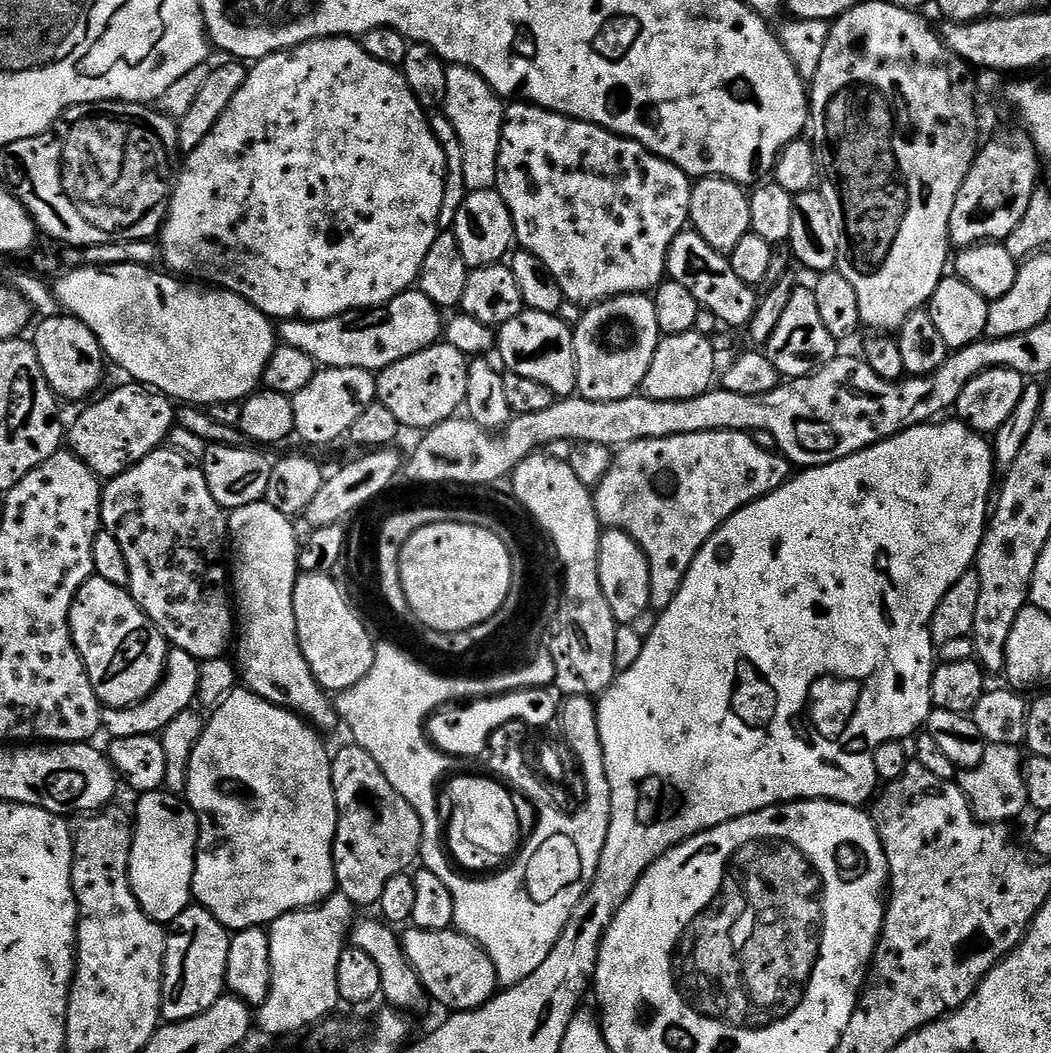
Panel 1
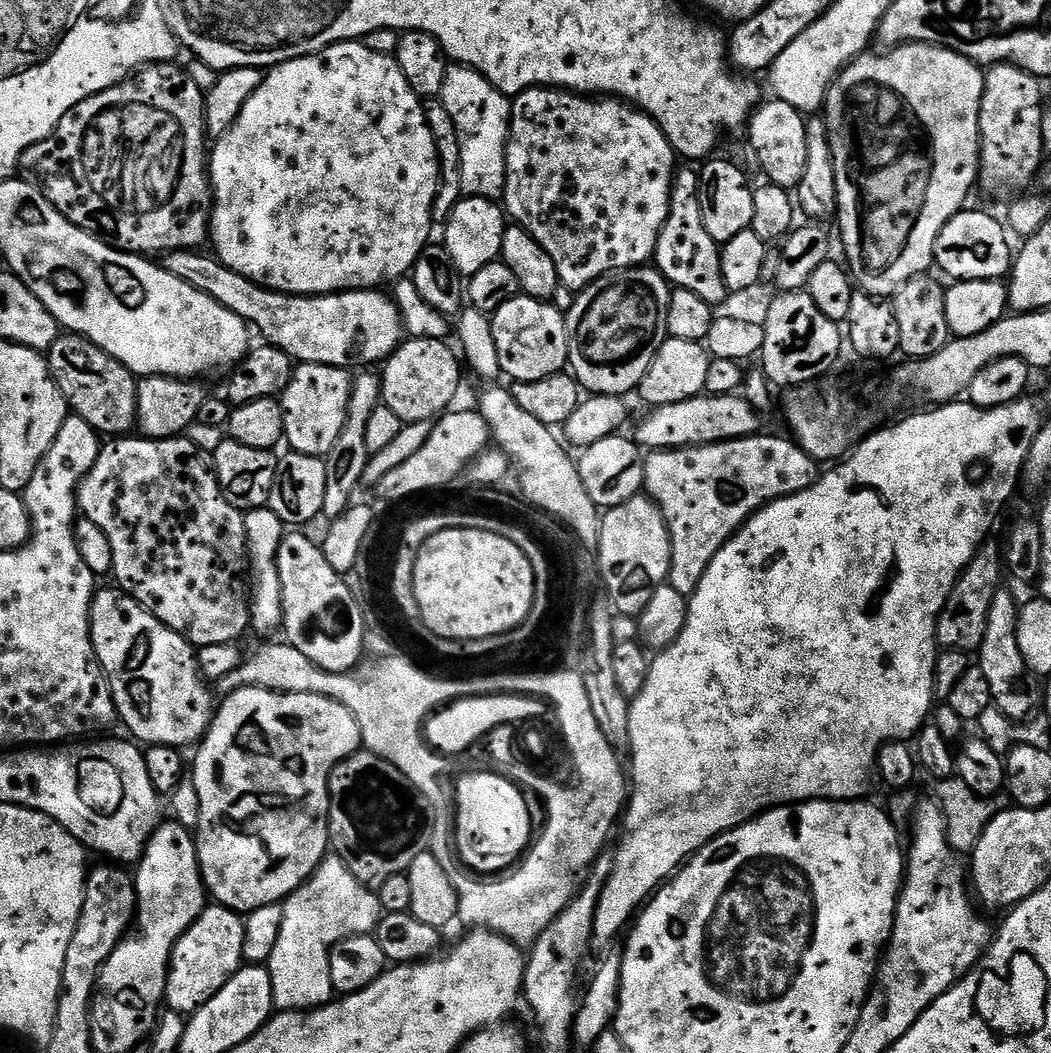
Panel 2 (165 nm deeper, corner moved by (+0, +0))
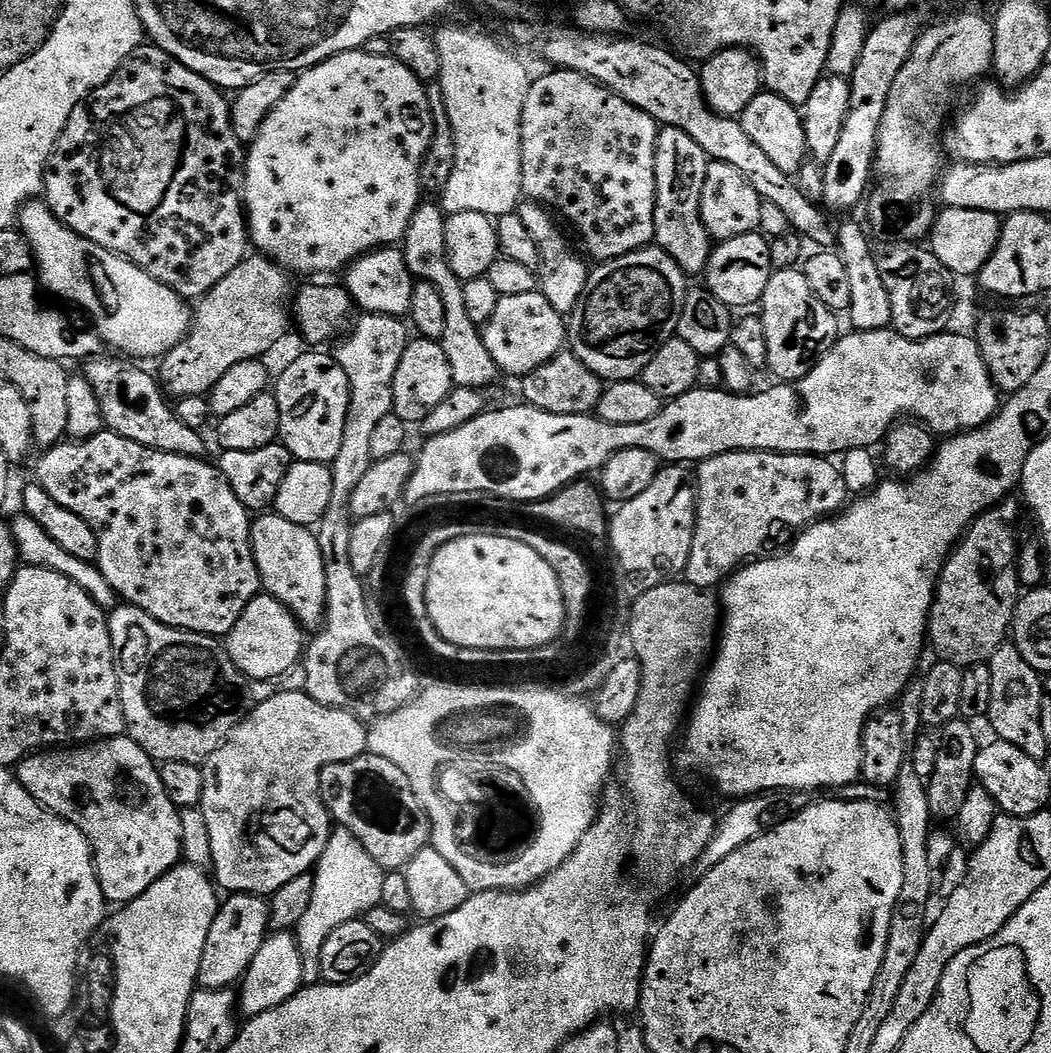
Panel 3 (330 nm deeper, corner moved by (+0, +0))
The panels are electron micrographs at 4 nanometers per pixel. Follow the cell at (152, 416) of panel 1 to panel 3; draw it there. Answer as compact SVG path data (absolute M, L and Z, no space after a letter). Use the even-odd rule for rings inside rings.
M259 254L249 255L241 264L234 266L234 270L230 270L230 274L226 274L226 278L222 278L222 282L218 282L218 286L211 288L195 305L192 329L182 343L159 361L158 383L161 389L176 400L191 396L207 397L226 370L238 366L238 362L267 357L267 352L287 334L288 324L290 328L288 303L294 296L291 279L293 277L279 264Z

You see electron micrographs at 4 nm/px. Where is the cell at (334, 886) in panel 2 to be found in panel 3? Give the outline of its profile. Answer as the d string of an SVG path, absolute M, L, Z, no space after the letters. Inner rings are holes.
M337 827L329 835L320 860L314 869L312 897L299 924L294 929L300 957L304 960L304 984L311 986L321 979L320 954L326 938L351 920L364 918L369 911L380 904L382 882L386 875L369 852L358 842L353 832Z

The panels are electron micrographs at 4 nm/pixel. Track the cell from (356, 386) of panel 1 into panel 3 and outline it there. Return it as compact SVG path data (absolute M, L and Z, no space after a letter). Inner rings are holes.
M308 350L305 356L292 360L284 368L284 373L274 380L274 395L278 402L280 415L279 443L285 444L288 453L296 460L318 462L331 465L334 458L338 458L338 449L342 447L342 430L346 430L346 414L350 406L350 382L346 378L346 370L335 358L328 356L324 350Z

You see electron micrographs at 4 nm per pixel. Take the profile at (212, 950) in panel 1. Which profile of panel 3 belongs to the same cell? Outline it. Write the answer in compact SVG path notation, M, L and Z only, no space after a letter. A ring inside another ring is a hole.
M229 895L216 911L206 946L202 950L199 987L204 990L232 988L243 980L245 972L254 962L254 954L269 935L269 901L263 896Z

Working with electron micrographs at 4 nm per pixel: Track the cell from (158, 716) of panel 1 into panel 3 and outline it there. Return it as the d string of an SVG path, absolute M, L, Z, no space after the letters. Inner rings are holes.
M258 594L249 602L246 610L242 610L238 622L234 622L234 626L229 630L226 651L234 666L238 666L240 673L249 681L276 682L301 663L306 651L306 632L293 618L292 611L282 606L282 602L270 595Z

